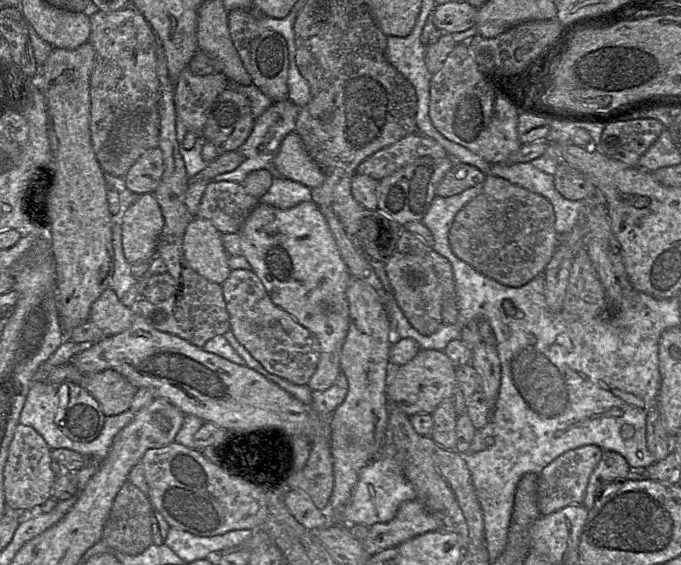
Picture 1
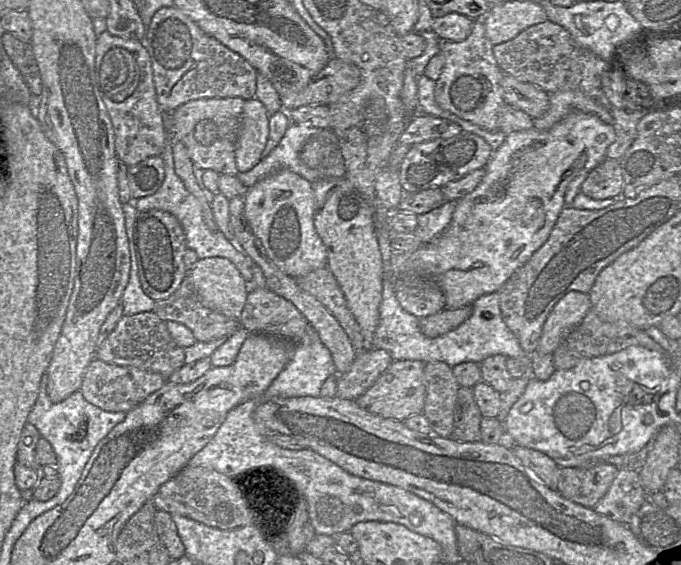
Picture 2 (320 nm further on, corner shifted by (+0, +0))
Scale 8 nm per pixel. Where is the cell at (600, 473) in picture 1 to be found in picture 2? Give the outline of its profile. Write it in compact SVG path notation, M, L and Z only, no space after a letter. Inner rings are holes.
M619 470L609 490L593 509L611 520L628 525L647 499L639 471Z

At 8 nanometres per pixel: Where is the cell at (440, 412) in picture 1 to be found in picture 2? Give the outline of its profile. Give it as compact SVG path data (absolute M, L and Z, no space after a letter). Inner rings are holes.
M428 362L425 364L424 378L426 399L422 414L428 419L434 435L451 438L460 389L453 367L445 362Z

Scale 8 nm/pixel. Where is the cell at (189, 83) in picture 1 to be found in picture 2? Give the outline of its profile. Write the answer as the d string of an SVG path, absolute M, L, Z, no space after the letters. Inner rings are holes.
M240 97L200 98L177 107L171 113L171 132L183 143L189 157L202 169L237 175L235 145L245 100Z

